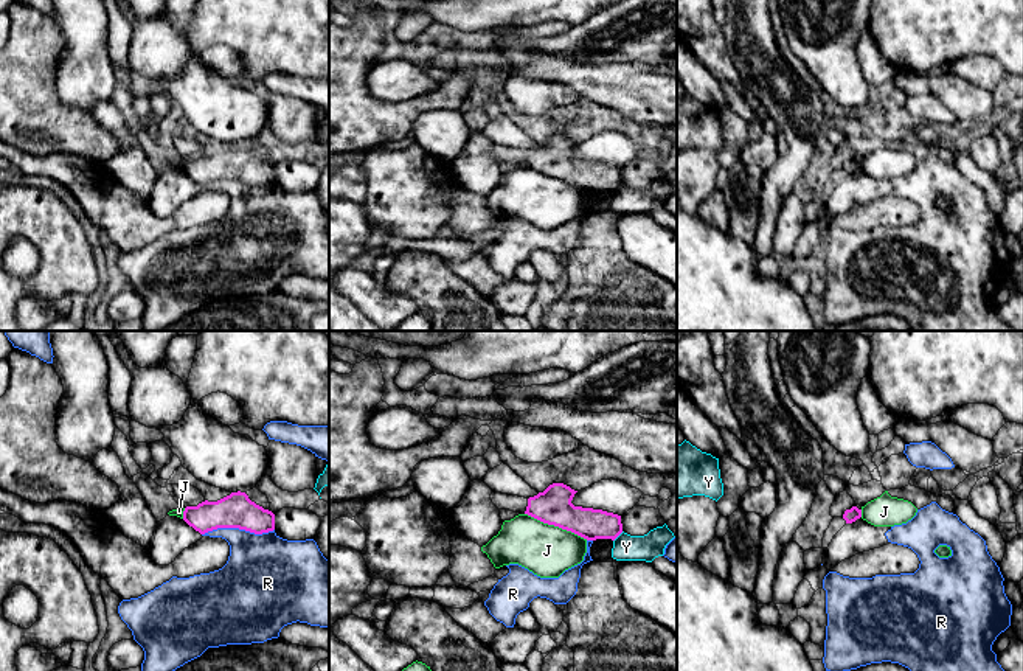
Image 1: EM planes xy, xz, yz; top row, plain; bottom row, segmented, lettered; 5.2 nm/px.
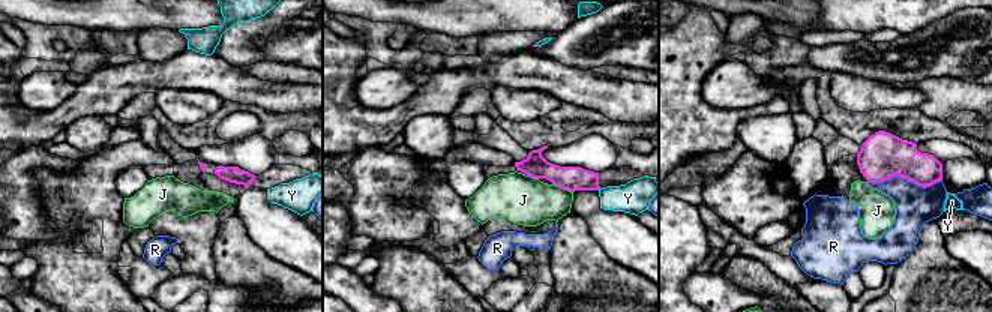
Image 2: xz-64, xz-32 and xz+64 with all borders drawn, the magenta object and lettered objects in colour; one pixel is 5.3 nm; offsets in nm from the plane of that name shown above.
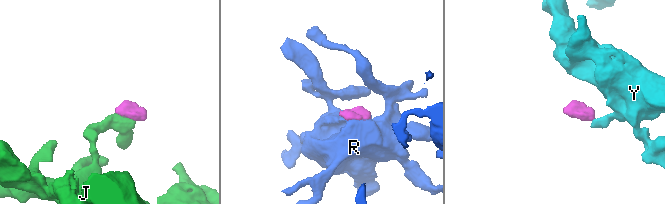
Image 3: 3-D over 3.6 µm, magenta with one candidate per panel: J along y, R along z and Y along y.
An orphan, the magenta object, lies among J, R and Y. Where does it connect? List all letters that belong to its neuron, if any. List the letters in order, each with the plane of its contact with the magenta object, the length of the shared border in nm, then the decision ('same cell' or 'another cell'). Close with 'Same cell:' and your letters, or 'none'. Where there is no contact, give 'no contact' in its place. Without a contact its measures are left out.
J: meets magenta in xz; contact 360 nm long; another cell
R: meets magenta in xy; contact 380 nm long; another cell
Y: meets magenta in xz; contact 80 nm long; another cell
Same cell: none

